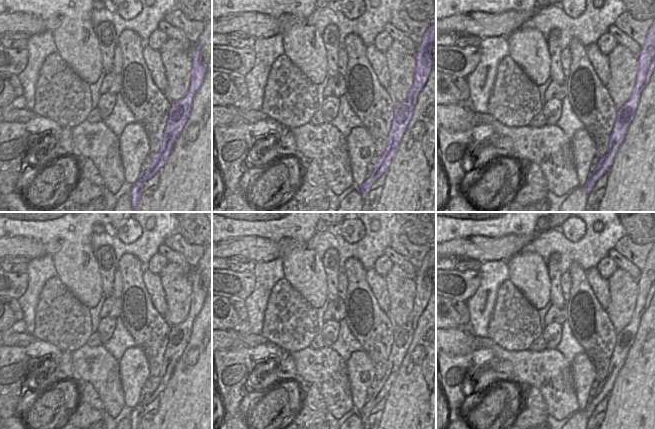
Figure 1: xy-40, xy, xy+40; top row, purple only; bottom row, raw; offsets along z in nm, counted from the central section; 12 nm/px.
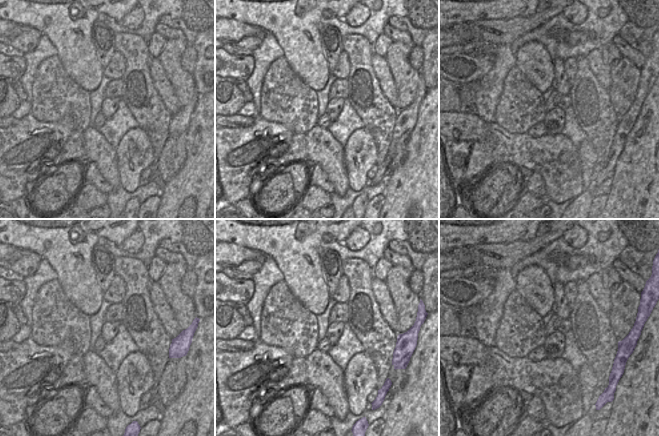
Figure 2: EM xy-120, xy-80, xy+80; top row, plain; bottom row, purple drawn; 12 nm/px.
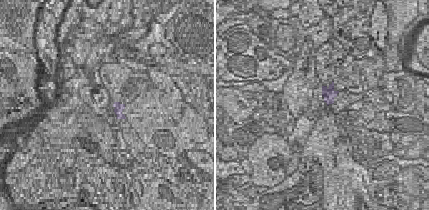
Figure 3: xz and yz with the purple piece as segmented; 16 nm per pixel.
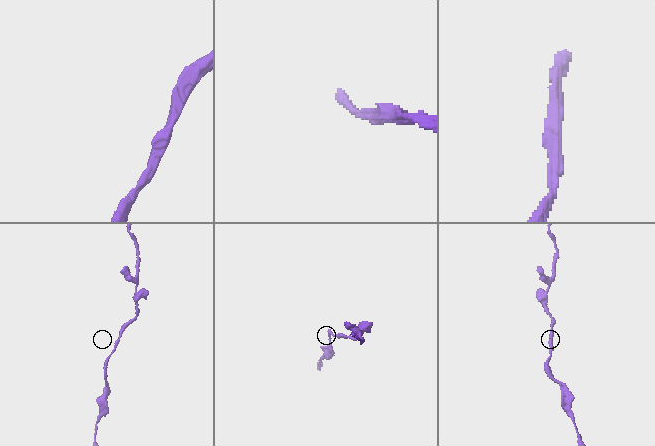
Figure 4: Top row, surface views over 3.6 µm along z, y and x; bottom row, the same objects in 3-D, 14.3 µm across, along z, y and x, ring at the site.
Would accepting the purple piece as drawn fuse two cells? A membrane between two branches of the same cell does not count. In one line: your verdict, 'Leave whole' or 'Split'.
Leave whole

